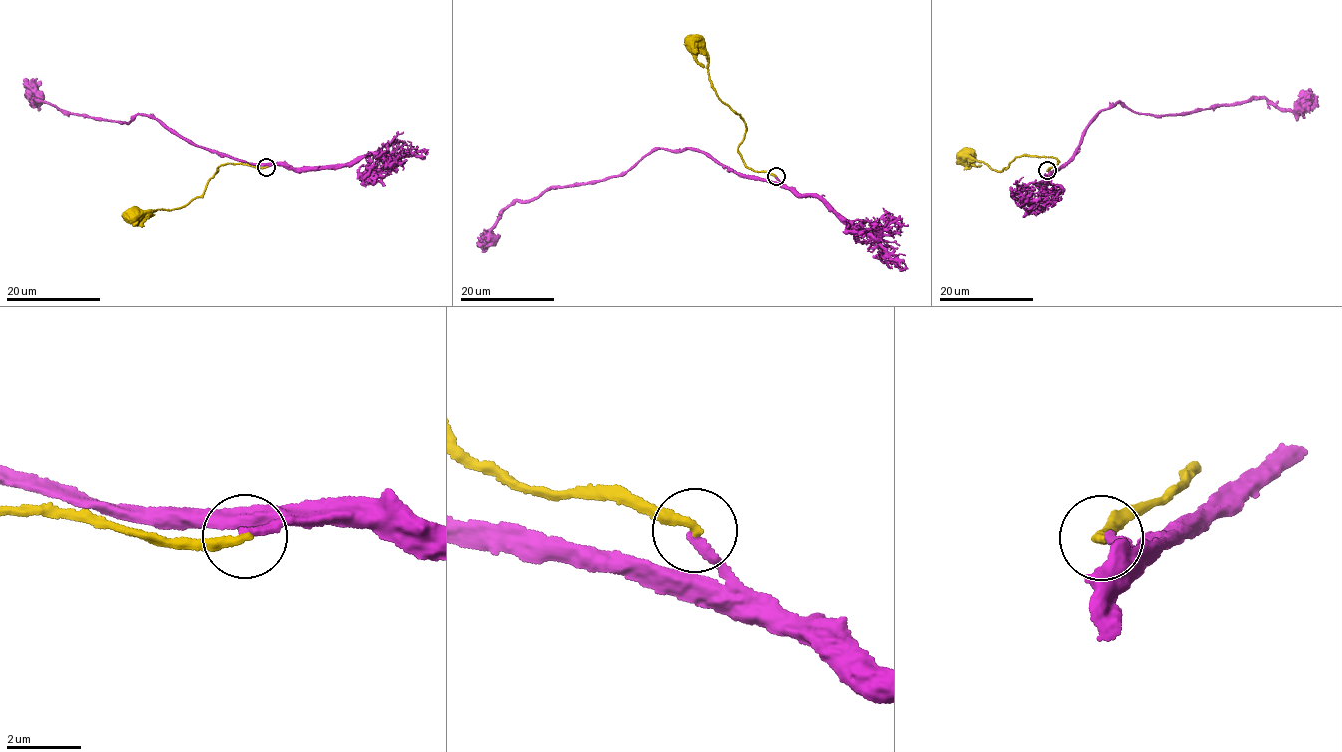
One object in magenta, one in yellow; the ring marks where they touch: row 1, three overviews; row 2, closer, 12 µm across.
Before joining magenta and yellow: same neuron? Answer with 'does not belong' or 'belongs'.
does not belong

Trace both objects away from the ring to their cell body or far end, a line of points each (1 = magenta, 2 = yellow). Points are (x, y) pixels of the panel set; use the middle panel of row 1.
1: (776, 176), (777, 182), (741, 176), (687, 148), (654, 148), (618, 175), (516, 200), (485, 234)
2: (776, 176), (752, 170), (743, 161), (738, 144), (746, 123), (719, 97), (707, 56), (697, 44)

